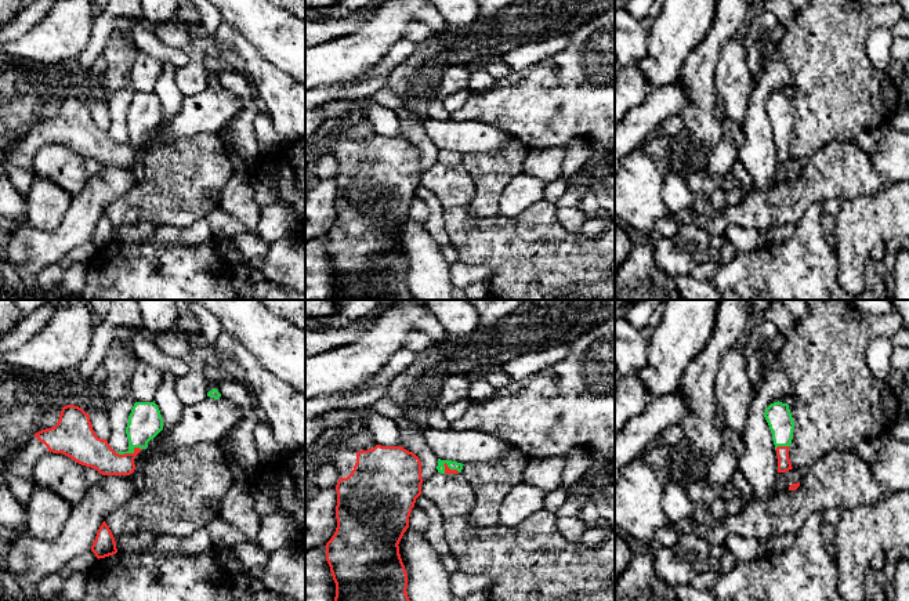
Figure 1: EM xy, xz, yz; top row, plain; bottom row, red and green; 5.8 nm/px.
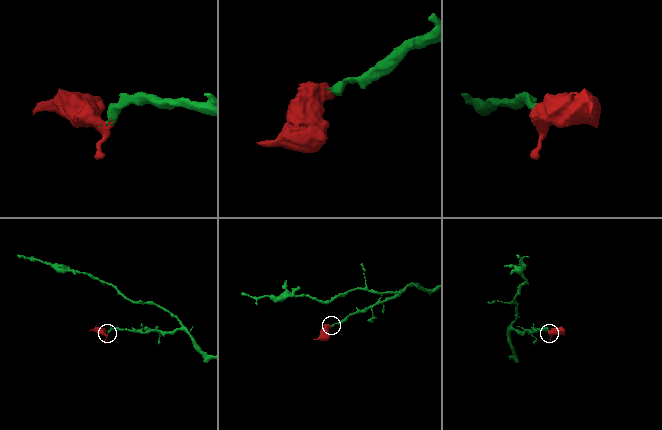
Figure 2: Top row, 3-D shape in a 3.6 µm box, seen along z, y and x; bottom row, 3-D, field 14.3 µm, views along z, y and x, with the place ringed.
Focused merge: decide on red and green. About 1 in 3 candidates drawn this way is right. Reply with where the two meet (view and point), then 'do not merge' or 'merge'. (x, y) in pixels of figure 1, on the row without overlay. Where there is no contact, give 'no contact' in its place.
contact xy (127, 144); merge

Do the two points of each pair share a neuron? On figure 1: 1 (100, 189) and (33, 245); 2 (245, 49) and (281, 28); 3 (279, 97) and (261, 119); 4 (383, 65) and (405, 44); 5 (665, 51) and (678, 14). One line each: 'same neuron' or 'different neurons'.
1: same neuron
2: different neurons
3: different neurons
4: same neuron
5: same neuron

